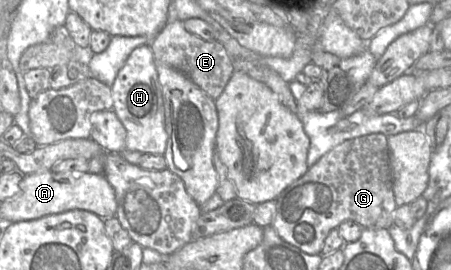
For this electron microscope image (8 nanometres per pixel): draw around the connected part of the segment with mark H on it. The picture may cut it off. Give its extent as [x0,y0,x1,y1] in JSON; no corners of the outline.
[111,45,168,155]

